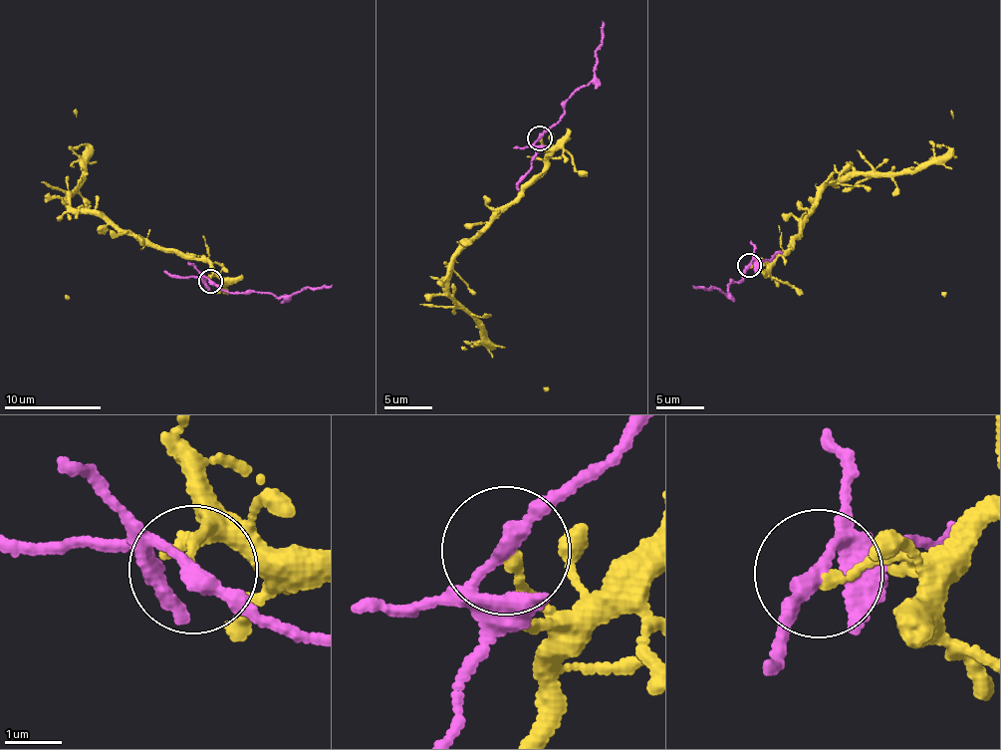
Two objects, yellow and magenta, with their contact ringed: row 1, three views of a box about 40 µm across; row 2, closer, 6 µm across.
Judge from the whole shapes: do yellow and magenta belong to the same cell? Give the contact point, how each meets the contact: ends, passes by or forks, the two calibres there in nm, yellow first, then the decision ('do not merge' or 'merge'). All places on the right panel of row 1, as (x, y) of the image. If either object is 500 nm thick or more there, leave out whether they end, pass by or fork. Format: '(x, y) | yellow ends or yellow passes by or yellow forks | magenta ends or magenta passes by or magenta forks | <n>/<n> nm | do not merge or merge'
(749, 265) | yellow ends | magenta passes by | 190/240 nm | do not merge

